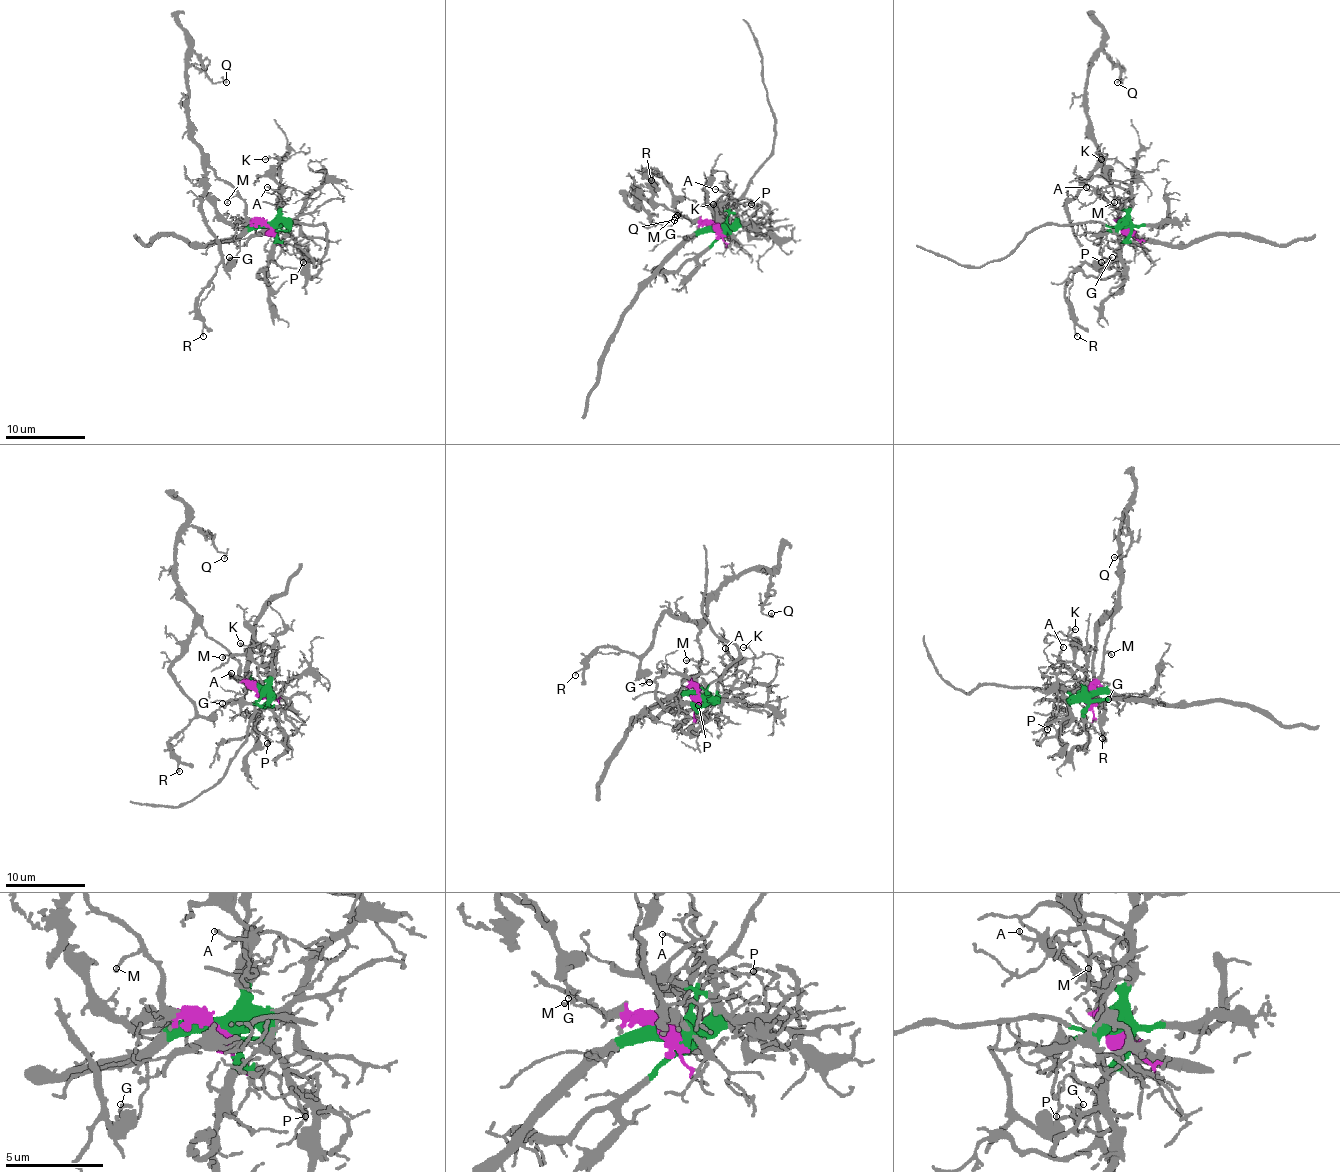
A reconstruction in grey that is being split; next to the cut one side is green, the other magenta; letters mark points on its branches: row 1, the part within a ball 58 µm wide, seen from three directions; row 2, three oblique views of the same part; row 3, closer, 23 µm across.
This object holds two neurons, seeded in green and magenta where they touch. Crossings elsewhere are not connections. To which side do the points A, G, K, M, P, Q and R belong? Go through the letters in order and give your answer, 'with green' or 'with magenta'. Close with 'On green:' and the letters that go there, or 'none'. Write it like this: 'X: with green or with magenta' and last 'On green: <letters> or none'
A: with green
G: with magenta
K: with green
M: with magenta
P: with green
Q: with magenta
R: with magenta
On green: A, K, P

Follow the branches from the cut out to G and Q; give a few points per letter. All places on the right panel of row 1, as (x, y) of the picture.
G: (1126, 228), (1120, 224), (1120, 202), (1098, 167), (1068, 200), (1066, 216), (1090, 264), (1112, 256)
Q: (1126, 228), (1086, 115), (1086, 75), (1102, 51), (1120, 71), (1122, 83), (1116, 83)

